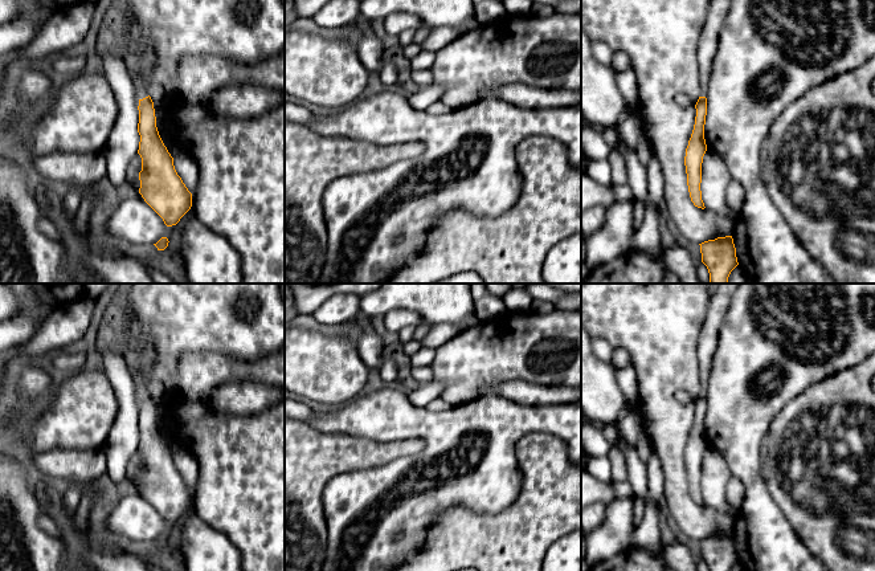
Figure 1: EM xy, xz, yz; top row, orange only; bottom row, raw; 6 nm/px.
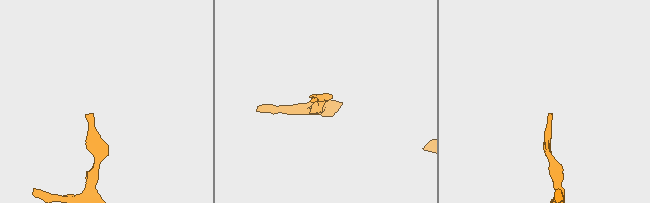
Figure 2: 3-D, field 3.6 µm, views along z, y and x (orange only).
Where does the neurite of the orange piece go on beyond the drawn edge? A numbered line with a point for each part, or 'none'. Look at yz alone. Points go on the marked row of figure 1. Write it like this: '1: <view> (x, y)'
1: yz (718, 11)

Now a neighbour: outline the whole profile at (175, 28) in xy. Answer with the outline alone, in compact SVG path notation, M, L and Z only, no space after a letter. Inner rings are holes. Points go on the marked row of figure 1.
M128 0L128 23L126 24L126 48L122 60L128 74L142 78L154 102L159 135L173 159L191 159L189 154L176 146L165 131L168 103L176 91L176 61L184 56L222 57L242 65L255 65L285 50L285 5L281 0ZM148 44L155 50L155 60L146 62L136 48Z

